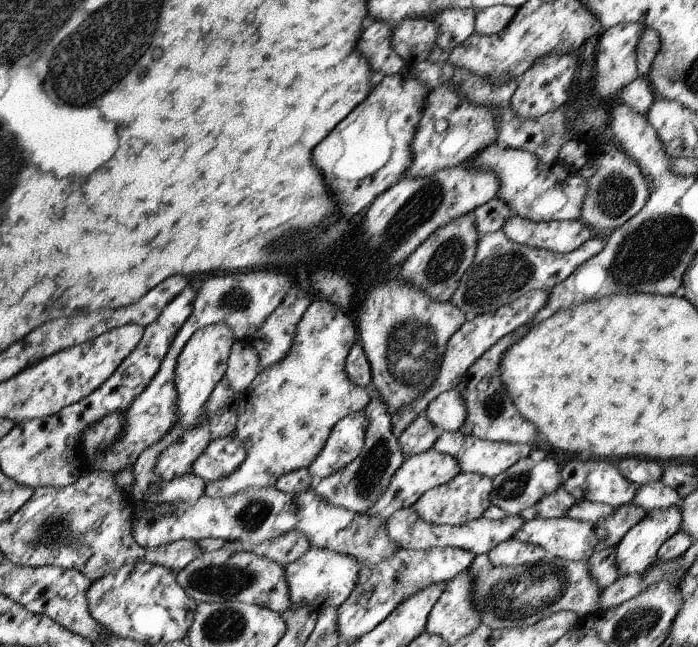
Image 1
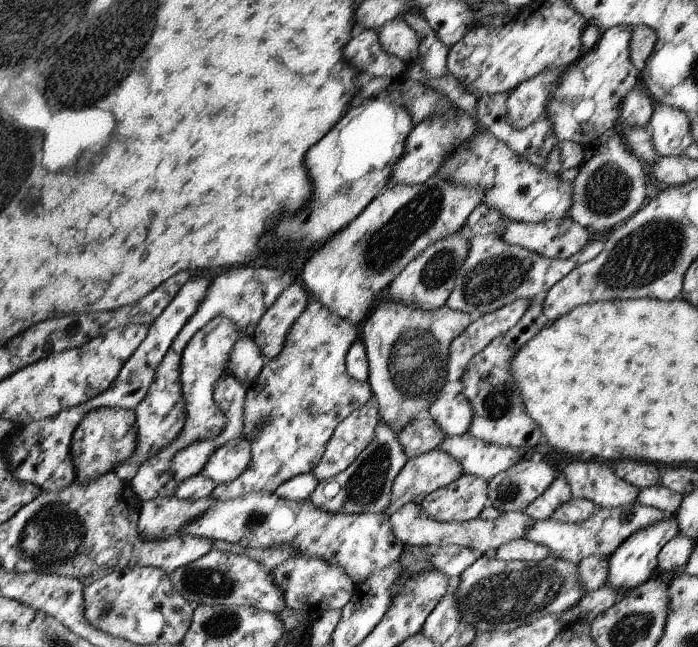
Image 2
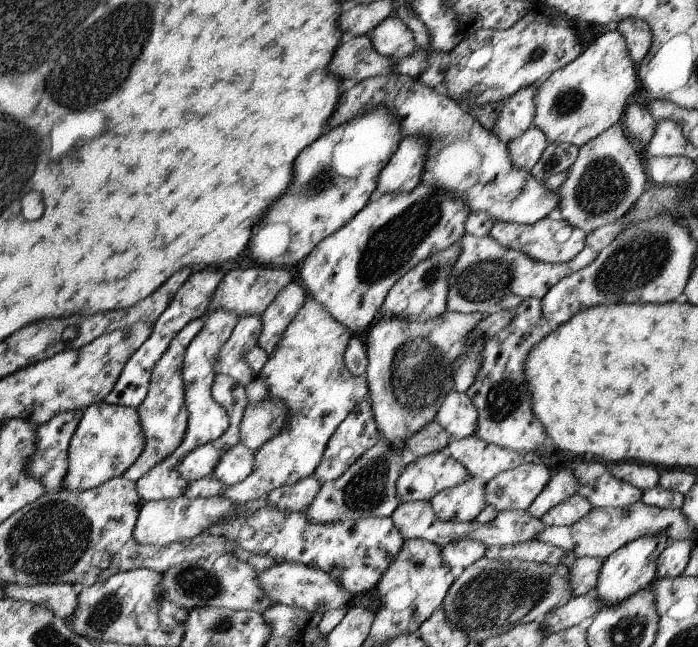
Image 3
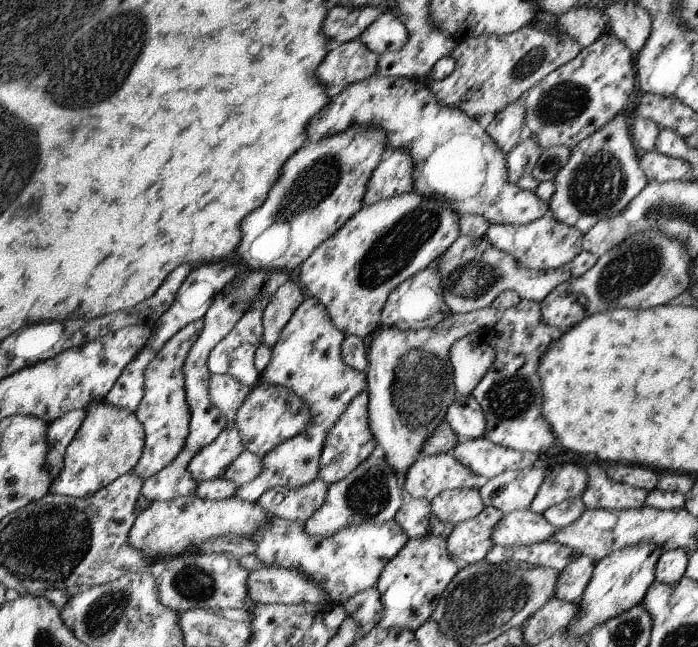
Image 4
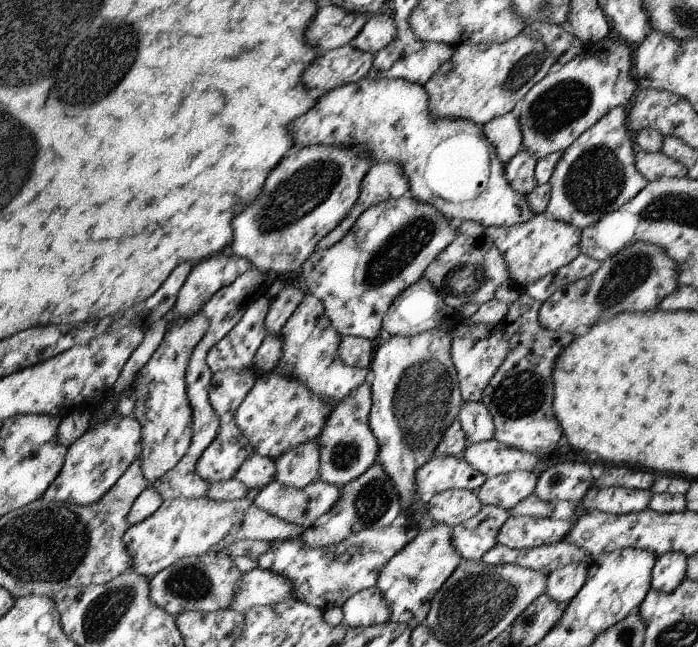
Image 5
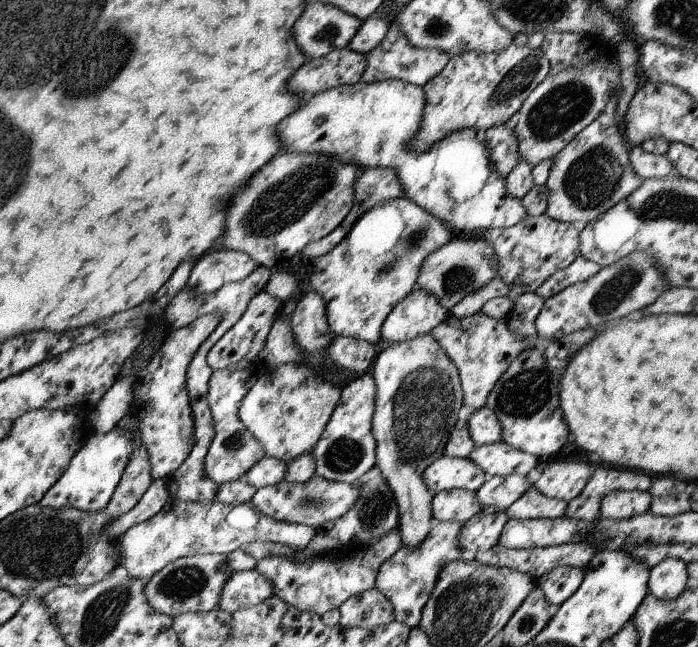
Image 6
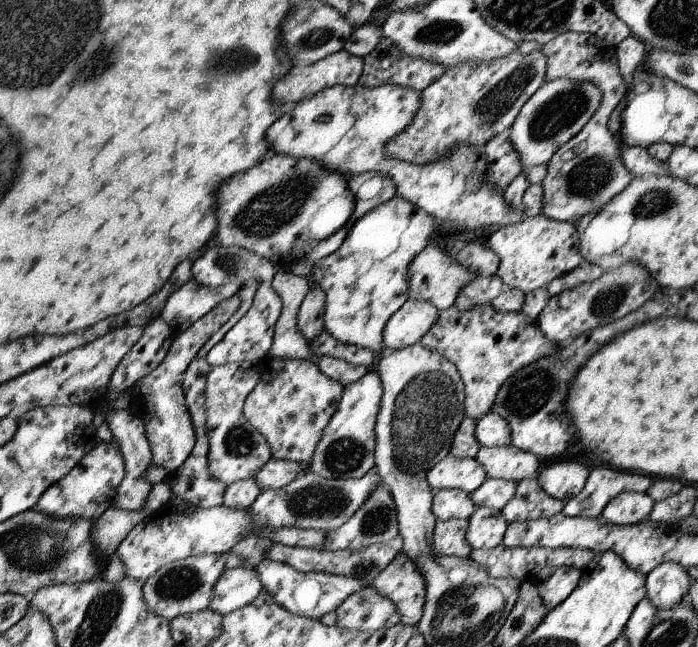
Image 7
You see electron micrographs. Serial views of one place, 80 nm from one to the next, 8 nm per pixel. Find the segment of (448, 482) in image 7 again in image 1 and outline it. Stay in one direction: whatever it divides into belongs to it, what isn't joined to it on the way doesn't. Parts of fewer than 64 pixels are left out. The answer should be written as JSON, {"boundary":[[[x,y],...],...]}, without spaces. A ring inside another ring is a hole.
{"boundary":[[[434,448],[408,457],[394,473],[390,486],[380,497],[380,500],[377,500],[362,514],[390,519],[396,511],[414,506],[428,491],[436,487],[442,487],[443,484],[450,482],[456,475],[460,474],[461,471],[462,466],[460,466],[458,458]]]}

